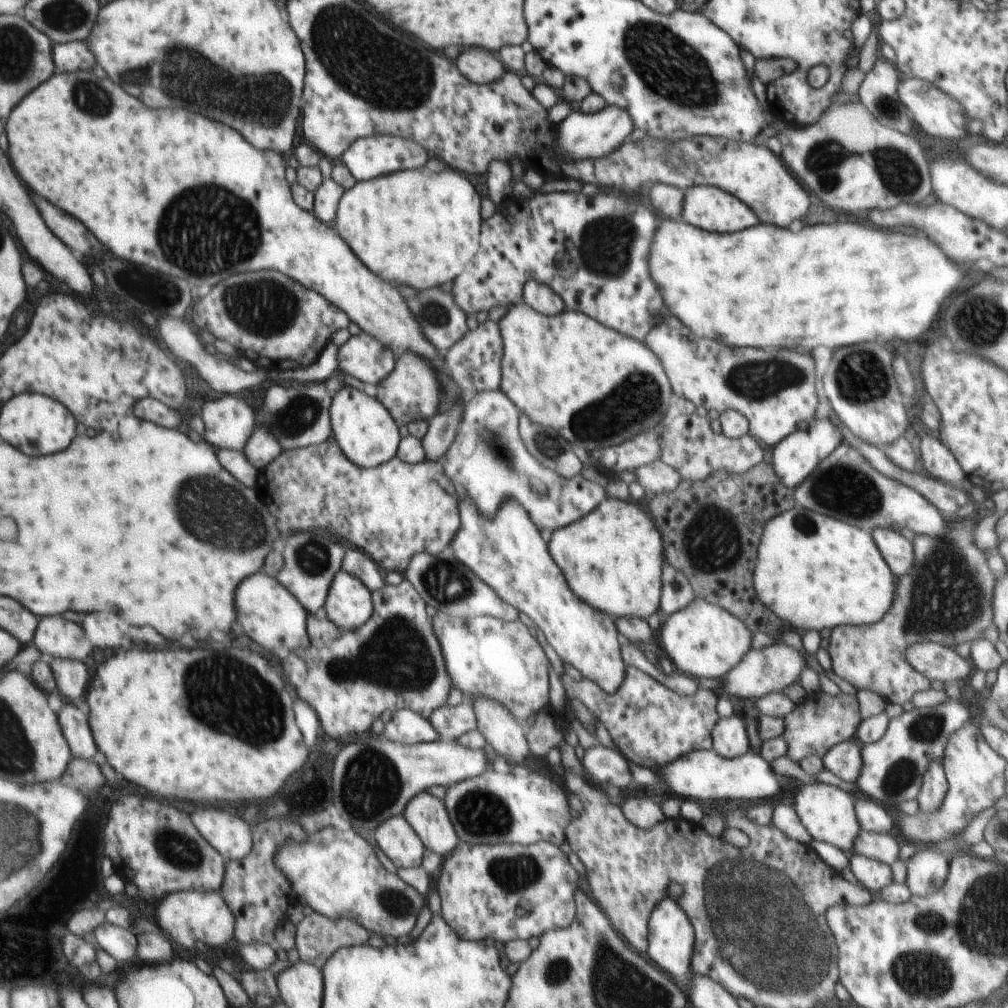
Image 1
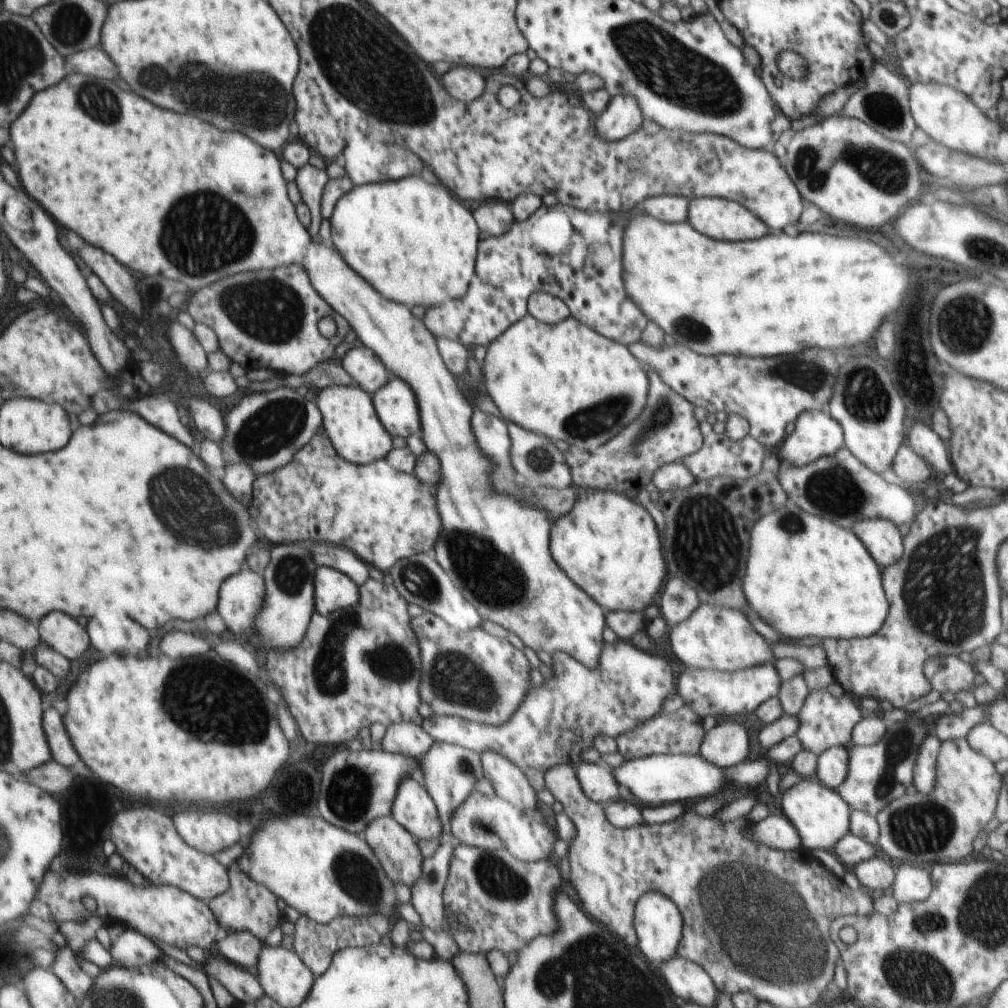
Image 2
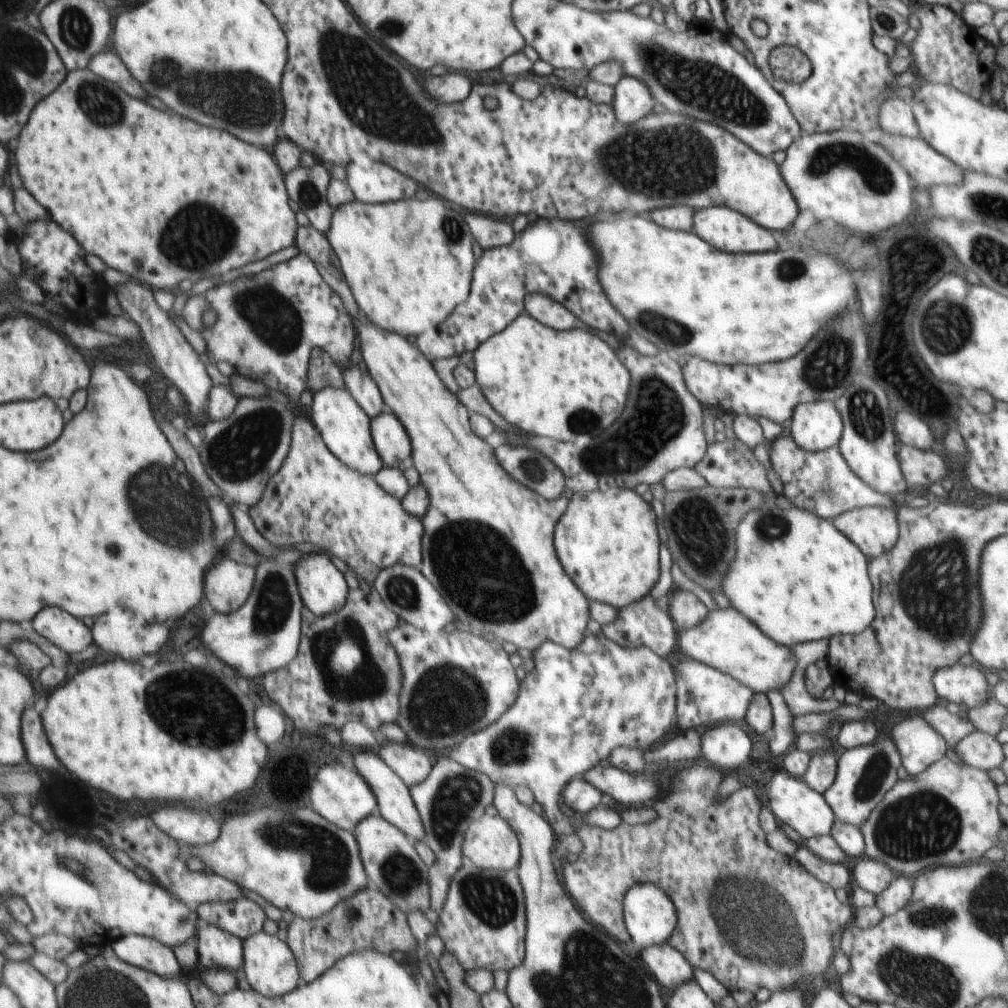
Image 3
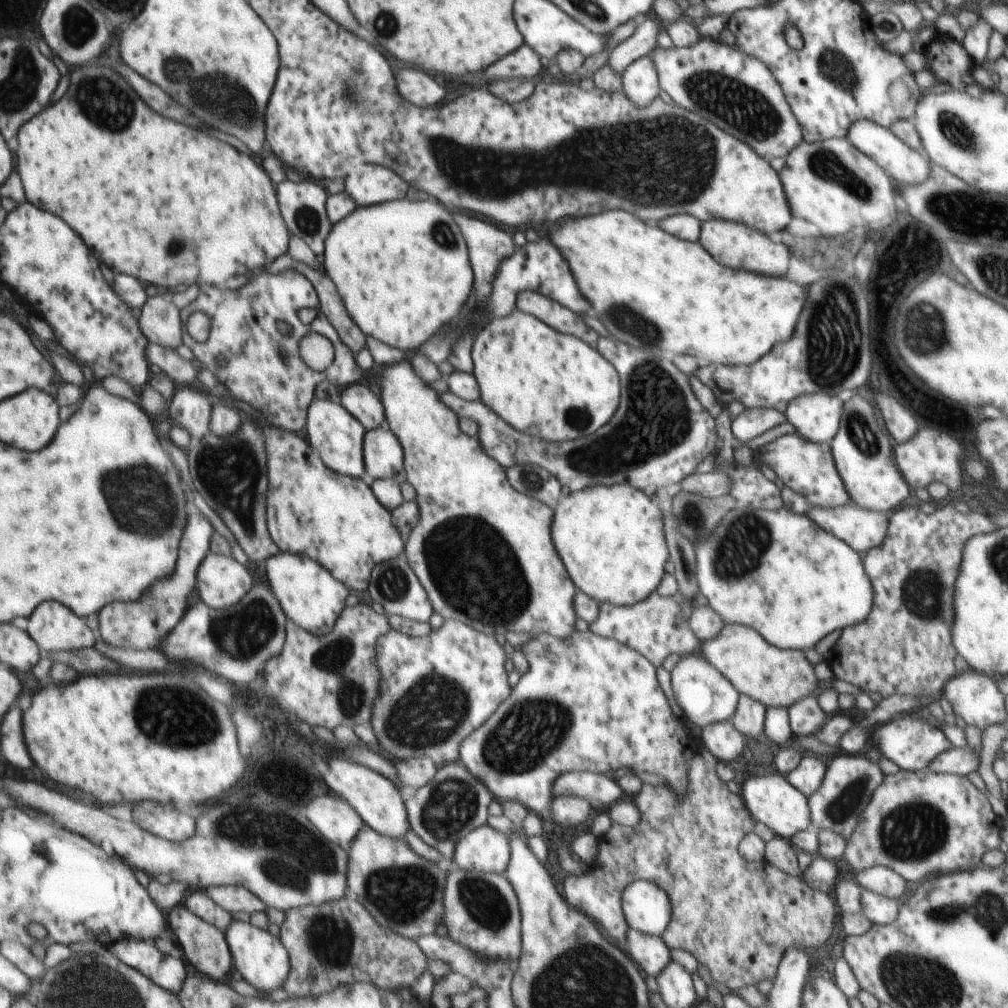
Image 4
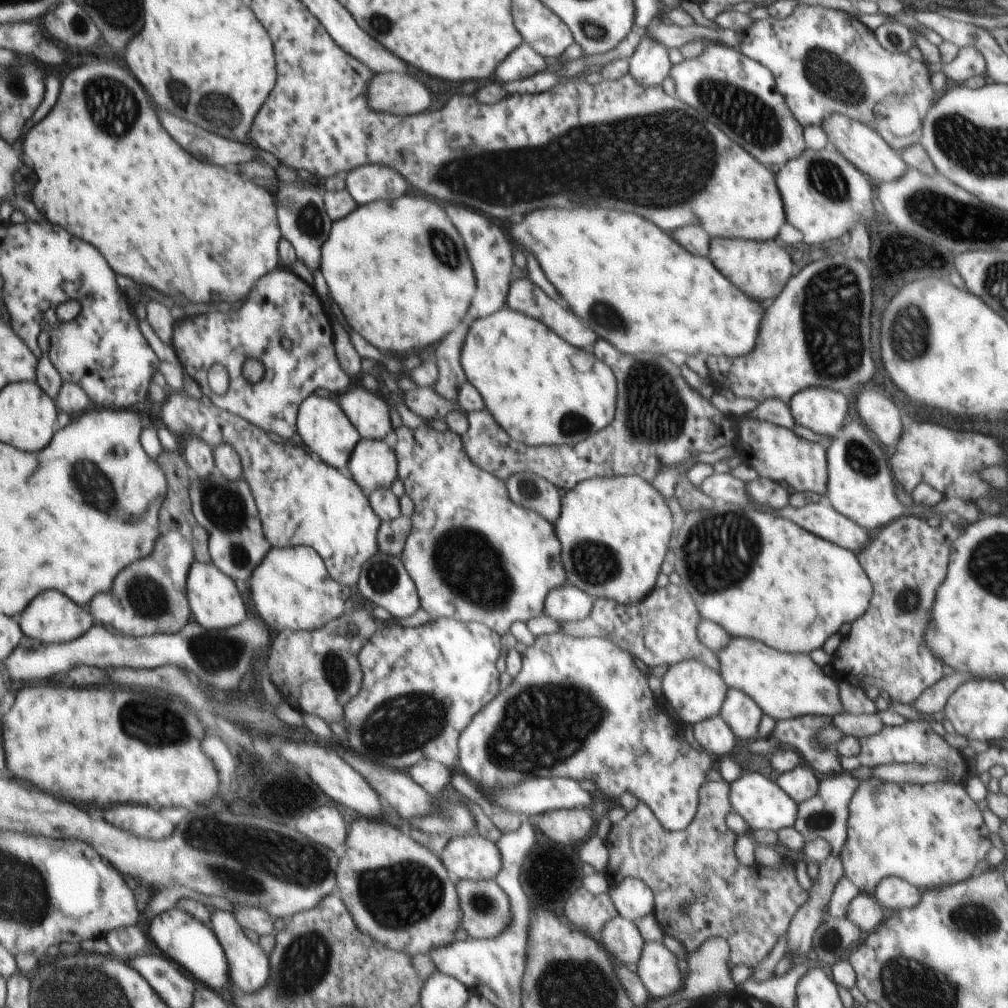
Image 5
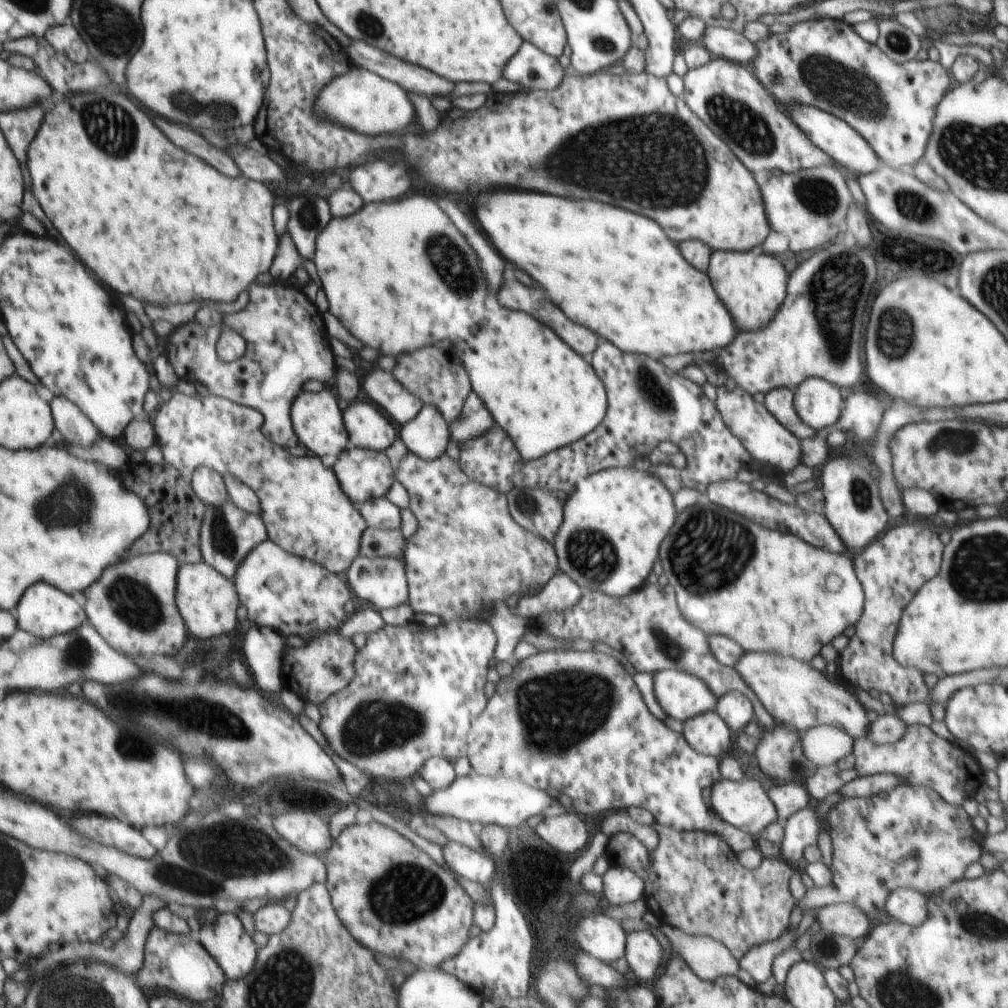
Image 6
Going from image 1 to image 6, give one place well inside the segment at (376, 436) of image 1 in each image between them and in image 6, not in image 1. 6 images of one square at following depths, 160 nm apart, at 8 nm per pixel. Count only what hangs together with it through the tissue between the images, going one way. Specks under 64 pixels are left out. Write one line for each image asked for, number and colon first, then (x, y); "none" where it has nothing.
2: (349, 420)
3: (346, 430)
4: (333, 432)
5: (324, 428)
6: (316, 418)

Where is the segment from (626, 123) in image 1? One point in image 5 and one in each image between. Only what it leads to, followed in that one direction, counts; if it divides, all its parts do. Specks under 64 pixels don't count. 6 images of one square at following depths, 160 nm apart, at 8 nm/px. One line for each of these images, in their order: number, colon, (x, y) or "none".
2: (622, 116)
3: (633, 100)
4: (640, 80)
5: (649, 65)

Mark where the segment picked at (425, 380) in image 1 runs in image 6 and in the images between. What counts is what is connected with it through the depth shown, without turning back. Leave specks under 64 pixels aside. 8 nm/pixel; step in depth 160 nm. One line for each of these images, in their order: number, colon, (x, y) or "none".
2: (395, 404)
3: (391, 441)
4: (383, 456)
5: (373, 465)
6: (363, 474)

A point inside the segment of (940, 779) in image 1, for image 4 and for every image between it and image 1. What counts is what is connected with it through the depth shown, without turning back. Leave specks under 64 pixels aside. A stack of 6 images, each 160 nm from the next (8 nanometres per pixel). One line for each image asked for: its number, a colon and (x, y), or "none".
2: (925, 765)
3: (919, 745)
4: (911, 742)

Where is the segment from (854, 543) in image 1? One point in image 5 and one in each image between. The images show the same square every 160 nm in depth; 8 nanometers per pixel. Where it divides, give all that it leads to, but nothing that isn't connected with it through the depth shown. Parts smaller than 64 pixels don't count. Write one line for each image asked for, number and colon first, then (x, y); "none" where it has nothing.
2: (806, 576)
3: (799, 579)
4: (822, 586)
5: (781, 585)

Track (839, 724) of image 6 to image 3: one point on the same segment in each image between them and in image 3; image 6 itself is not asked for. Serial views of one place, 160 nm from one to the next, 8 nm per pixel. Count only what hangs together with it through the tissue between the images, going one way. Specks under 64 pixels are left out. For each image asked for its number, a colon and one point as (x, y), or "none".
3: (724, 639)
4: (775, 677)
5: (784, 685)

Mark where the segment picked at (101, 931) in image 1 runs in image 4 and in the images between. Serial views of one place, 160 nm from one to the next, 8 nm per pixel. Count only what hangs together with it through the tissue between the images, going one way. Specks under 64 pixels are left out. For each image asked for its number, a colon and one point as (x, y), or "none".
2: (131, 949)
3: (138, 950)
4: (165, 970)

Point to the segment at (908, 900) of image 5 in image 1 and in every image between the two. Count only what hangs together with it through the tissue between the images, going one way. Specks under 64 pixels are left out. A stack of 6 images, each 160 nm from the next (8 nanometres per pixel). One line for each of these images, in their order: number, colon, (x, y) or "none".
1: (874, 875)
2: (876, 873)
3: (871, 875)
4: (878, 879)

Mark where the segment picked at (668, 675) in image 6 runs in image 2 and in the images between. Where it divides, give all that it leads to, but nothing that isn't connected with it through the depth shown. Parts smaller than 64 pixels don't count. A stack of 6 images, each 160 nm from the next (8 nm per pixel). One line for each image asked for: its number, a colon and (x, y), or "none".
2: (707, 692)
3: (705, 697)
4: (705, 695)
5: (696, 692)

